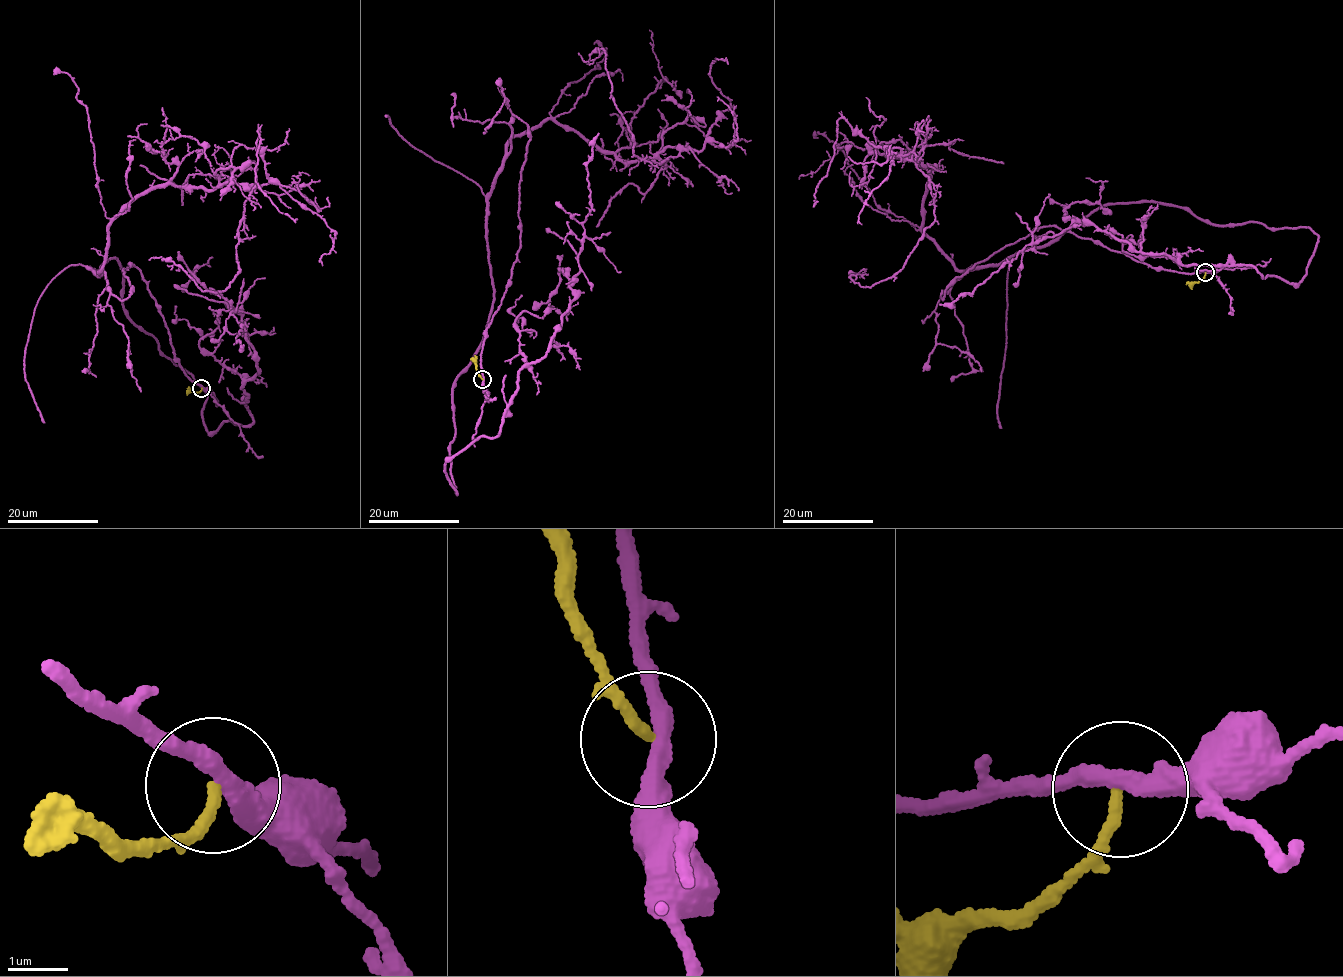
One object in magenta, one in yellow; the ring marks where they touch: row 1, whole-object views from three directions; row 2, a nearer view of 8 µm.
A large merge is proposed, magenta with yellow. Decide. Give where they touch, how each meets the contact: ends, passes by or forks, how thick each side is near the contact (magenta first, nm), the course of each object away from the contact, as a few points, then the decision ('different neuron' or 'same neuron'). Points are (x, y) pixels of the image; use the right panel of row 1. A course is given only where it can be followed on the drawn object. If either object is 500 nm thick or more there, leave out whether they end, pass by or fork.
at (1205, 272); magenta passes by; yellow ends there; 300 nm thick on the magenta side, 160 nm on the other; magenta runs (1205, 272), (1054, 226), (941, 295), (1115, 204), (1318, 237), (1298, 284), (1077, 222), (939, 303); yellow runs (1205, 272), (1201, 280), (1186, 285); different neuron

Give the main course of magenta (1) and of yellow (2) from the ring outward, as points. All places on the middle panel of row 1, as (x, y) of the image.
1: (483, 379), (520, 245), (513, 115), (457, 494), (446, 461), (498, 435), (573, 299), (599, 133)
2: (483, 379), (477, 372), (474, 355)

